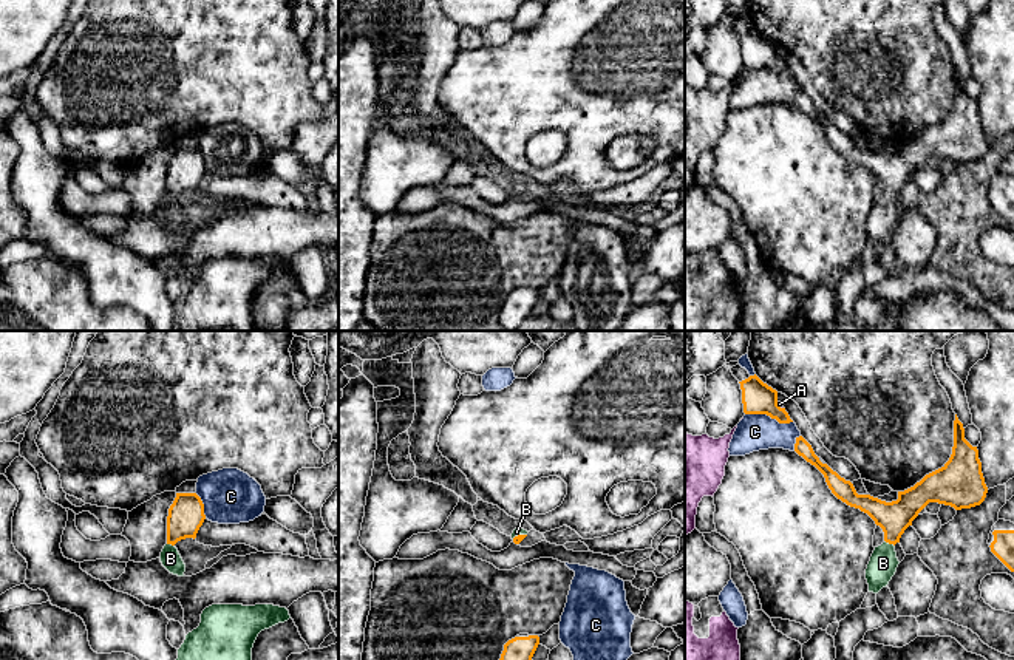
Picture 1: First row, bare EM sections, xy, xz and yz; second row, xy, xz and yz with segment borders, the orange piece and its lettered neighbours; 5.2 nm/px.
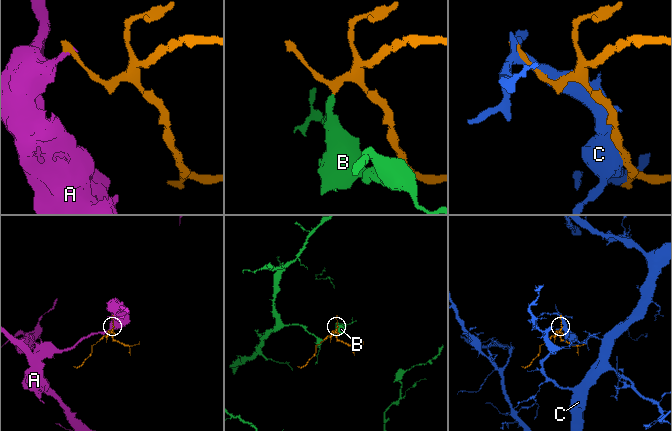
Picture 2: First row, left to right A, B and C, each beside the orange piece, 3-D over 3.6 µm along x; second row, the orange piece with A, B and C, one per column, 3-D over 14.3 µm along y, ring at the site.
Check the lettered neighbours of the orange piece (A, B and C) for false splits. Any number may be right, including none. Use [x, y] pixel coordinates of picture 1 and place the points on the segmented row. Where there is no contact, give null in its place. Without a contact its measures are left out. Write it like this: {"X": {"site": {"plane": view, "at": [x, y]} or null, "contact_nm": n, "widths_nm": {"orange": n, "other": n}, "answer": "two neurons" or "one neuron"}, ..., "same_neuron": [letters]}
{"A": {"site": {"plane": "yz", "at": [778, 405]}, "contact_nm": 50, "widths_nm": {"orange": 170, "other": 20}, "answer": "two neurons"}, "B": {"site": {"plane": "yz", "at": [889, 543]}, "contact_nm": 70, "widths_nm": {"orange": 170, "other": 150}, "answer": "one neuron"}, "C": {"site": {"plane": "yz", "at": [769, 415]}, "contact_nm": 260, "widths_nm": {"orange": 170, "other": 190}, "answer": "two neurons"}, "same_neuron": ["B"]}

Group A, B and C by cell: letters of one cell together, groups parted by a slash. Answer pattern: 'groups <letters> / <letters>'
groups A / B / C

